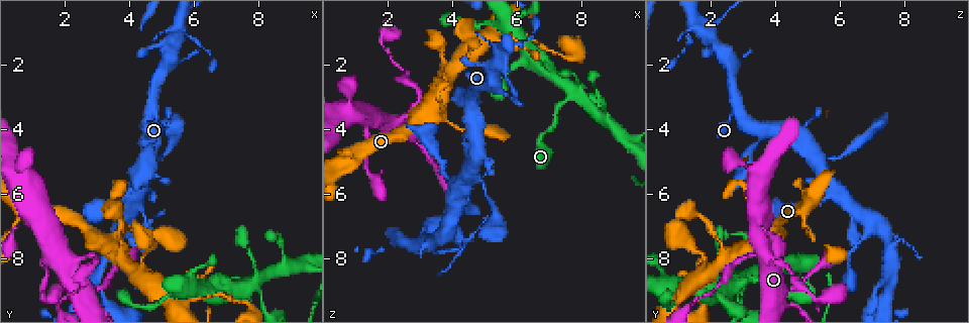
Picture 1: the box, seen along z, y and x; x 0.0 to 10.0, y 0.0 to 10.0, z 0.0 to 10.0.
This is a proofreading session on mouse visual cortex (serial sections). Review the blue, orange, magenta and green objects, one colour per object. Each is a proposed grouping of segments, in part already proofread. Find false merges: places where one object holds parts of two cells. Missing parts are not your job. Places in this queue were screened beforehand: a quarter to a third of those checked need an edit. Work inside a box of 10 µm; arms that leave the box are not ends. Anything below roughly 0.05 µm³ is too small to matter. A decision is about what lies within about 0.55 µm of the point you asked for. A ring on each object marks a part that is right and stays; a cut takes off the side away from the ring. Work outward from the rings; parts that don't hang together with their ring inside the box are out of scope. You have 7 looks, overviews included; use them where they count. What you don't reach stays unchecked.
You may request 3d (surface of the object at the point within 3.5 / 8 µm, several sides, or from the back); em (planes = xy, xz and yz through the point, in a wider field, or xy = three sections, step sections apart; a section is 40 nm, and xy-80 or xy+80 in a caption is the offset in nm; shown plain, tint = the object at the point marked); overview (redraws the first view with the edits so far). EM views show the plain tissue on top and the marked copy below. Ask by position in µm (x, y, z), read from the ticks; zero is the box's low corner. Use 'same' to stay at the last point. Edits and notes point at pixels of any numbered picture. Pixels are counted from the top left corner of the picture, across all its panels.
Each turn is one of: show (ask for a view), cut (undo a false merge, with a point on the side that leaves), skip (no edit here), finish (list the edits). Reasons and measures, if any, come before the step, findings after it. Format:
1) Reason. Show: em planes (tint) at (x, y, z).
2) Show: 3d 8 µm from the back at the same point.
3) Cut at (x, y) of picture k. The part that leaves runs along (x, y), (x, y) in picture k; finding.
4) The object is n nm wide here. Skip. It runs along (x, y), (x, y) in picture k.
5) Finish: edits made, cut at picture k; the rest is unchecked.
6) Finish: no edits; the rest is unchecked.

Thick turns thin. Show: 3d 3.5 µm at (1.30, 8.10, 4.10).

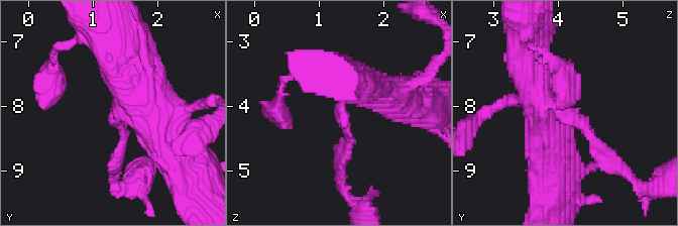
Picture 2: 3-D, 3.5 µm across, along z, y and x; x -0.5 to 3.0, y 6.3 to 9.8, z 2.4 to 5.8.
The arms are 150, 600 nm wide; now the EM. Show: em xy step 5 (tint) at (1.30, 8.15, 4.05).

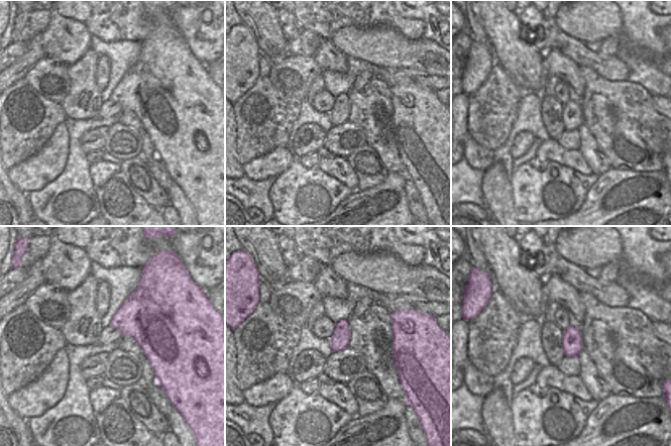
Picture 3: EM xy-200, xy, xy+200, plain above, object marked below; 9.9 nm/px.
Cut at (347, 133) of picture 2. Two cells meet here.

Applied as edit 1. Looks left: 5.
Sharp bend. Show: 3d 3.5 µm at (3.00, 8.05, 2.95).

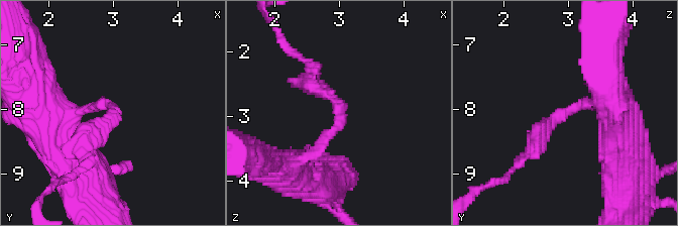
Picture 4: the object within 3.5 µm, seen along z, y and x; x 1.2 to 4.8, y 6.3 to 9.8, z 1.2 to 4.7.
The arms are 150, 250 nm wide; shape alone is not enough. Show: em xy step 3 (tint) at (2.95, 8.05, 2.95).

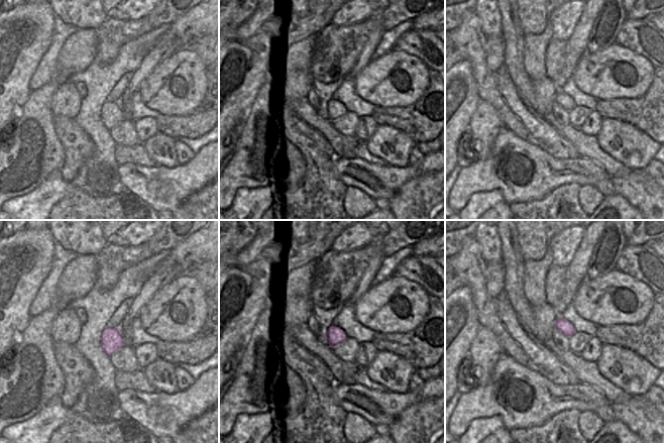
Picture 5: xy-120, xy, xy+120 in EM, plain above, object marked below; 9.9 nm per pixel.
Another direction. Show: em xy step 1 (tint) at the same point.

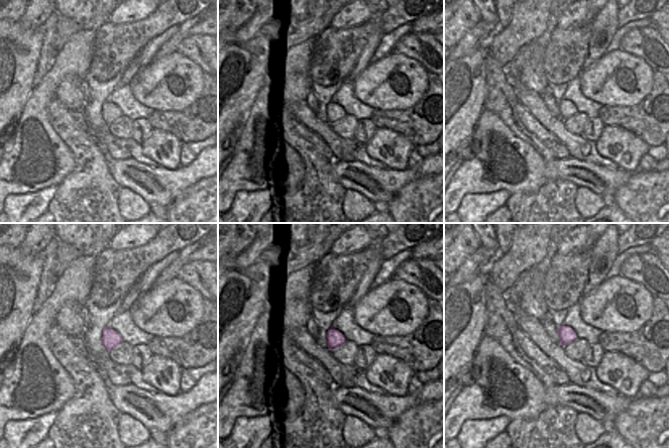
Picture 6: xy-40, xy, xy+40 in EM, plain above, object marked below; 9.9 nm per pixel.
Skip. It runs along (613, 115), (597, 106), (556, 115), (528, 155) in picture 4; one cell here.

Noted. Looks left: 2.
Narrows sharply. Show: 3d 3.5 µm at (7.80, 8.70, 3.00).

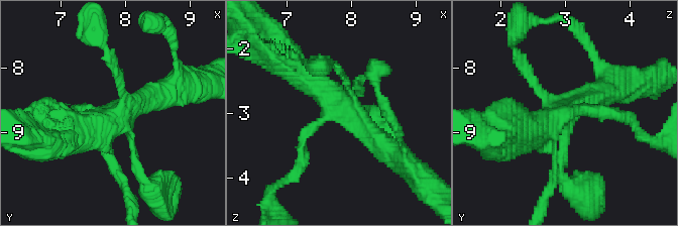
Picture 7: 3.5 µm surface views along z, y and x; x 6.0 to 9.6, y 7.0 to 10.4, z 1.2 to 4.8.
Skip. It runs along (76, 113), (119, 113), (162, 95) in picture 7; one cell here.

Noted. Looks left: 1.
Finish: edits made, cut at picture 2; the rest is unchecked.

